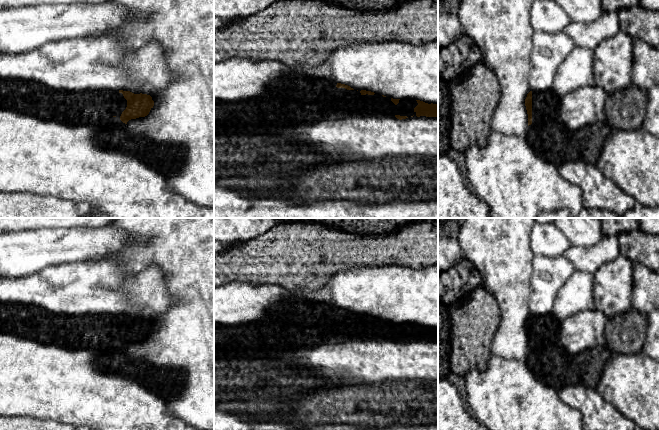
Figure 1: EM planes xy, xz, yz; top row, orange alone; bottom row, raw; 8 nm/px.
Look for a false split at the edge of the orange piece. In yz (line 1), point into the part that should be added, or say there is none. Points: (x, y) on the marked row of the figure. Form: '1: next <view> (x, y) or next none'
1: next yz (541, 100)

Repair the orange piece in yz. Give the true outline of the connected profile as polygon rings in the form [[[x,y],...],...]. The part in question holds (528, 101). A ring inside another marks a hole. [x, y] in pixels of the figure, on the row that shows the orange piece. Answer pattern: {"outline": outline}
{"outline": [[[553,88],[544,91],[530,91],[525,99],[528,126],[532,124],[534,116],[546,112],[551,105],[554,107],[558,118],[561,119],[561,99]]]}

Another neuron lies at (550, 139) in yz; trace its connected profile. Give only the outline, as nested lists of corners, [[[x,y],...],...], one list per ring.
[[[551,105],[546,112],[532,117],[526,141],[539,158],[557,168],[576,161],[597,166],[612,131],[604,121],[573,130],[558,118]]]

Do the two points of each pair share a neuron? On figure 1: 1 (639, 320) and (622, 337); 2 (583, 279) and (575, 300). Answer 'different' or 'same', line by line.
1: same
2: same

